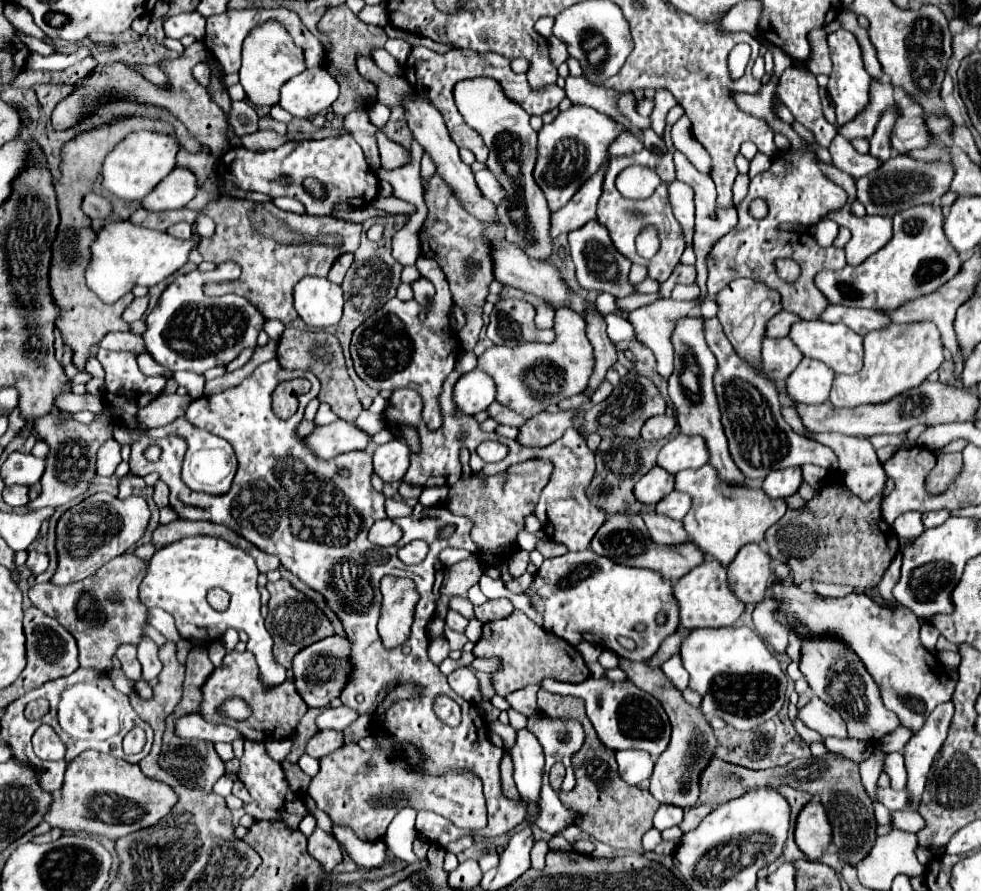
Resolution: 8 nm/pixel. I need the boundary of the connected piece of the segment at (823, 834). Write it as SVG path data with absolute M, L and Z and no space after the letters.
M813 799L799 813L795 827L795 841L809 859L819 861L823 857L823 851L831 845L831 835L833 829L829 825L825 807L821 805L821 801Z

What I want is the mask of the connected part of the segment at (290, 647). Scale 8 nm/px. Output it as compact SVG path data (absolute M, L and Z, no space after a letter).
M287 579L267 583L267 591L271 593L271 599L269 599L269 615L265 619L265 627L267 627L269 635L273 637L273 641L275 641L273 657L279 665L283 665L285 669L291 669L293 657L301 649L309 647L311 643L315 643L319 639L325 639L325 637L333 635L335 631L333 631L333 625L327 619L327 615L321 609L317 609L317 605L307 595L297 591Z

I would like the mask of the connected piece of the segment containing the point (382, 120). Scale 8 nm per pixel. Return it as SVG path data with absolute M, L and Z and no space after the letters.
M375 103L373 107L367 109L367 113L369 113L369 121L371 121L377 129L383 129L383 127L385 127L385 123L387 123L387 119L389 119L389 107L385 107L385 105L381 105L381 103Z

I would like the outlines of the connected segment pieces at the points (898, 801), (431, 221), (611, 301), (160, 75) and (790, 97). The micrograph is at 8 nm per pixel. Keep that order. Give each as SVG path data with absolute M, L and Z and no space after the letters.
M877 786L877 793L879 793L879 801L889 807L891 811L901 811L907 809L909 805L909 791L901 789L901 791L893 791L893 789L882 789Z
M437 173L425 181L421 179L423 185L423 197L425 205L429 209L427 219L423 221L423 227L419 231L419 241L421 241L421 255L431 257L439 263L441 271L447 277L447 283L453 293L455 305L463 309L467 323L461 327L459 341L465 351L473 351L475 343L479 341L479 331L483 327L483 305L489 295L489 285L495 279L493 277L493 257L489 257L489 241L485 241L485 225L477 221L463 205L457 201L457 195L453 189L449 191L449 185L437 177Z
M601 293L601 295L597 297L595 305L597 305L597 309L599 309L603 315L607 315L607 313L615 311L615 313L619 313L621 317L627 317L627 313L621 313L621 311L617 309L617 305L615 305L615 297L613 297L611 293Z
M145 67L145 69L143 69L143 73L145 73L145 77L147 77L151 83L155 83L157 87L171 89L171 83L169 83L167 75L165 75L161 69L155 69L155 67Z
M789 67L783 71L776 93L795 120L815 133L819 145L829 147L829 143L837 135L837 127L831 125L821 113L821 99L815 75L799 67Z

